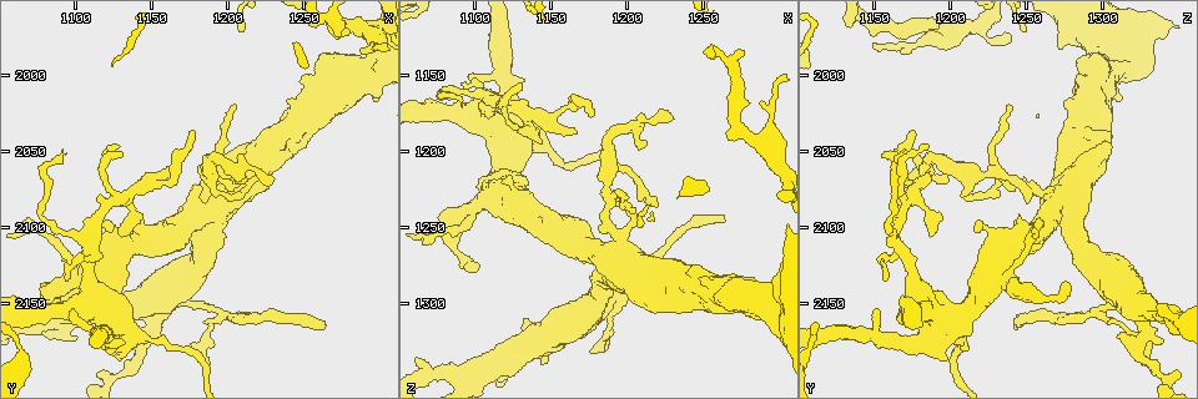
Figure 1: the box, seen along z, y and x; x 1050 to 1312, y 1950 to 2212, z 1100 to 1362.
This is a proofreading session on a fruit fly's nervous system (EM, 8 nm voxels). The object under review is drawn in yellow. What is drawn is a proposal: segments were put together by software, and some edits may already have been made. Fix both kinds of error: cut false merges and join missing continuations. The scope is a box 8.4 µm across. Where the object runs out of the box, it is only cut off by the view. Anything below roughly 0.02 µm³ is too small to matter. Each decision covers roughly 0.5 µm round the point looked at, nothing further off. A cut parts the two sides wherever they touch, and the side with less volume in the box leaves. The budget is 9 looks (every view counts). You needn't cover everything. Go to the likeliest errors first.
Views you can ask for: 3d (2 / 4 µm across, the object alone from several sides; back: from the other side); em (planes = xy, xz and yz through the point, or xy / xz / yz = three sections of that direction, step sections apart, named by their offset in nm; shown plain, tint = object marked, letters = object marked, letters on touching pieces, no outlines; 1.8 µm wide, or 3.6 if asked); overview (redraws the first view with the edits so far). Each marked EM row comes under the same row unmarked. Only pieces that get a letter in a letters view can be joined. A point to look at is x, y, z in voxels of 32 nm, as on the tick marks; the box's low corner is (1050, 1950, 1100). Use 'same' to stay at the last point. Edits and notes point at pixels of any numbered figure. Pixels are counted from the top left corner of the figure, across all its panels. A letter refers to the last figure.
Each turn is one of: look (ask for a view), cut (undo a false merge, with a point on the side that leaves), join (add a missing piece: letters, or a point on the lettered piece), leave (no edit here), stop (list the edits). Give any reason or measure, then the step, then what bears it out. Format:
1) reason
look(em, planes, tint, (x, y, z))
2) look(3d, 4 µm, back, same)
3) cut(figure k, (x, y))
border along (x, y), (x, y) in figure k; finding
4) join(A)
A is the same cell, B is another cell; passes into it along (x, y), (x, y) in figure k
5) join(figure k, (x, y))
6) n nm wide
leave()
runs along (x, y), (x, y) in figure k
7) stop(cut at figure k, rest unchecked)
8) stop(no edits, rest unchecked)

sudden change in width
look(3d, 4 µm, (1128, 2162, 1194))

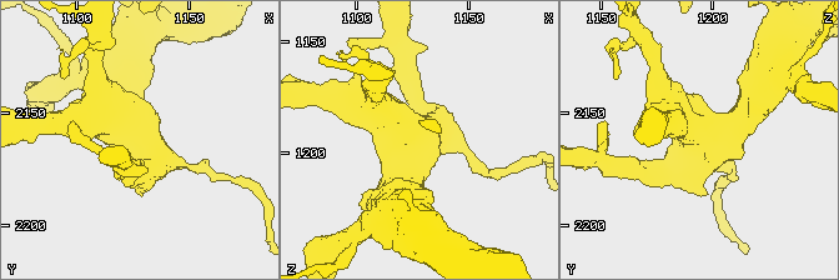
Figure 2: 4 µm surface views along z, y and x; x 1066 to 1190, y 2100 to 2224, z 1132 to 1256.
look(em, 3.6 µm, xy, step 16, tint, (1129, 2162, 1195))

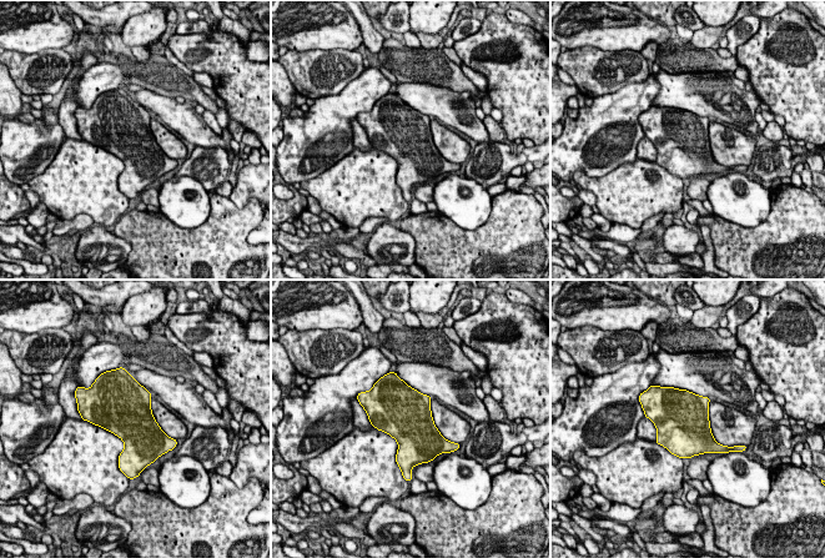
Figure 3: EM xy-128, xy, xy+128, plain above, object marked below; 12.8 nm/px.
look(em, 3.6 µm, planes, letters, same)

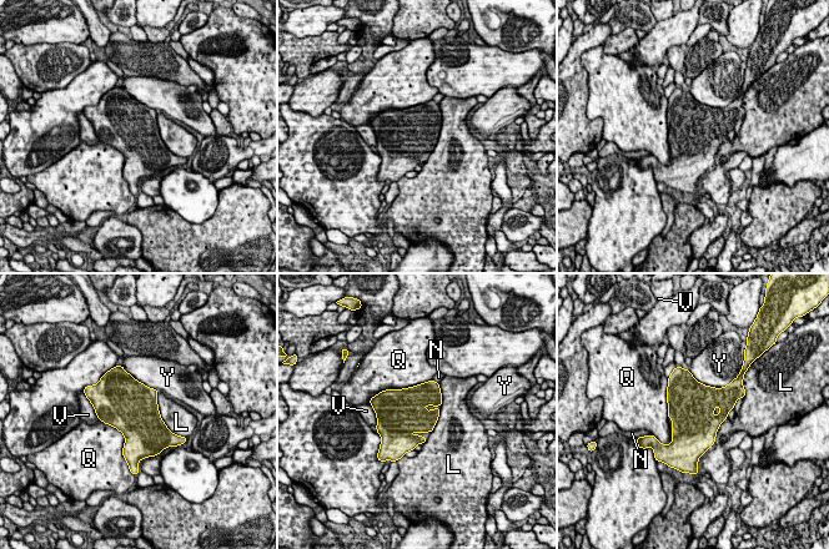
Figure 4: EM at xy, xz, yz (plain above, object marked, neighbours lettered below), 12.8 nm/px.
leave()
L, N, Q, V and Y are other cells; border along (157, 392), (159, 414), (175, 434) in figure 4; one neuron here

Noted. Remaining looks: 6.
four arms meet
look(em, xz, step 4, letters, (1130, 2080, 1172))

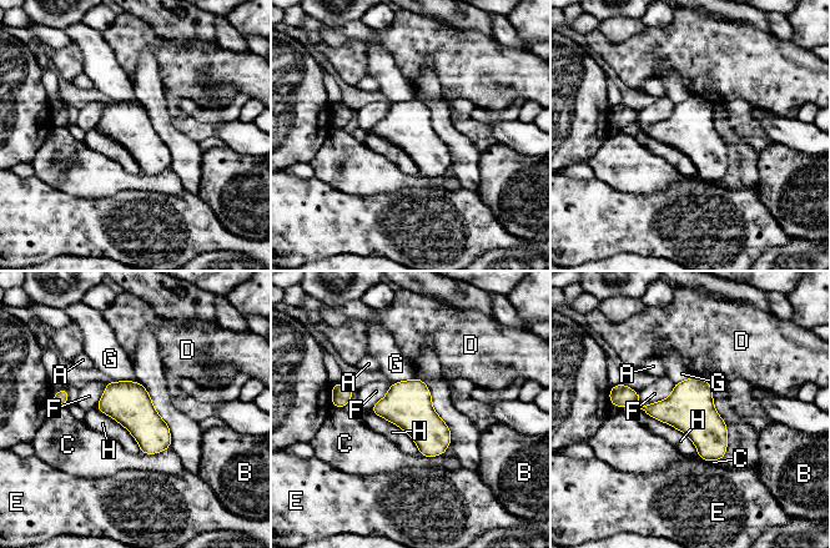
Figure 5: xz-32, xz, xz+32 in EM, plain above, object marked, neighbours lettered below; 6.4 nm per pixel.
280 nm wide
leave()
A, B, C, D, E, F, G and H are other cells; border along (649, 416), (680, 430), (698, 456) in figure 5; continuous, no second neuron

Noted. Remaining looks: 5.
arms part here
look(em, planes, letters, (1188, 2152, 1302))

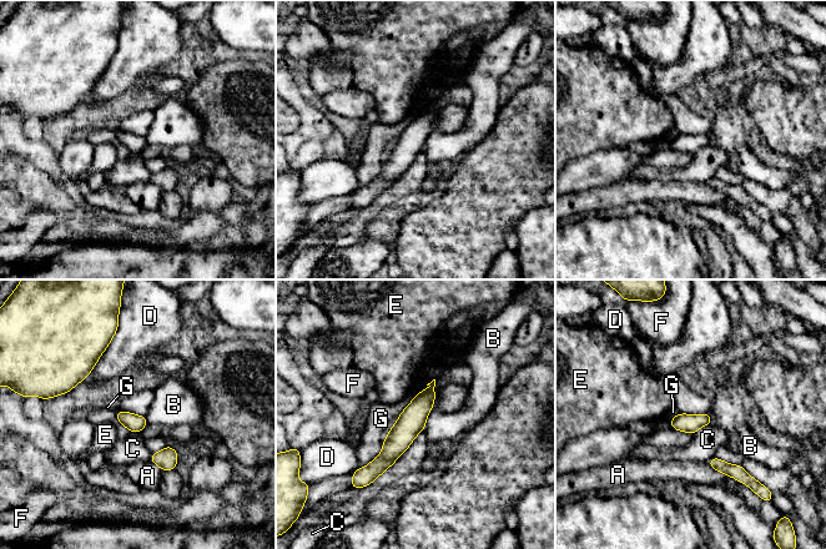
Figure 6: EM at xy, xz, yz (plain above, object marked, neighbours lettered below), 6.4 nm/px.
leave()
A, B, C, D, E, F and G are other cells; border along (710, 423), (701, 427), (693, 436) in figure 6; all the same neuron

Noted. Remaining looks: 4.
look(3d, 4 µm, (1178, 2038, 1174))

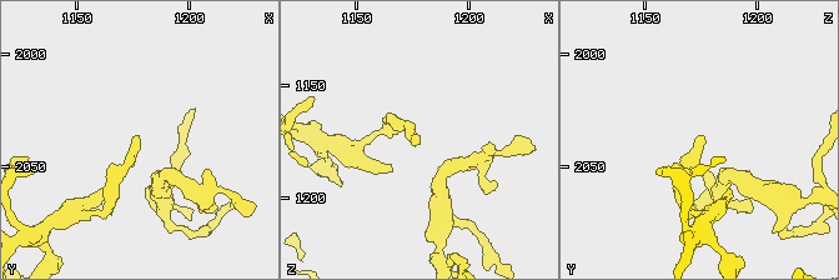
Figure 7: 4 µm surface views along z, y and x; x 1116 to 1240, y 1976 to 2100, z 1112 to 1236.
look(em, xy, step 16, tint, (1177, 2037, 1176))

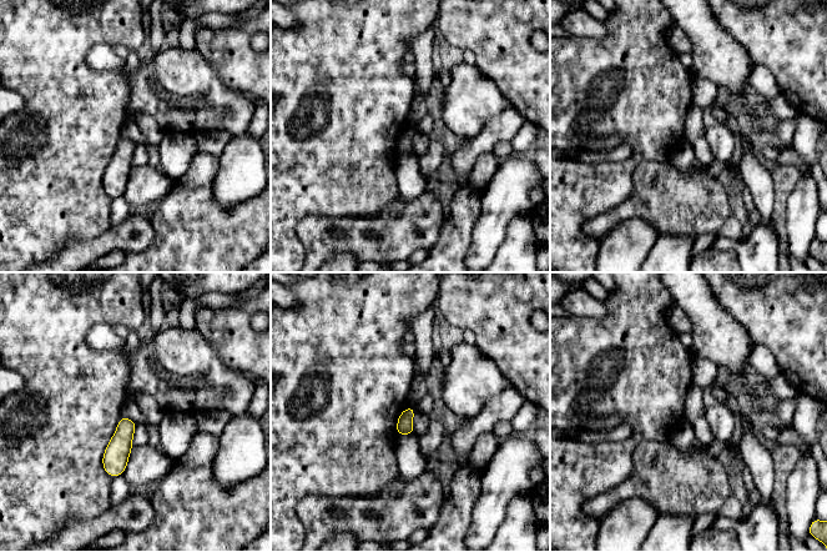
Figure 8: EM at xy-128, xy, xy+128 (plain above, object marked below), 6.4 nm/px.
another direction
look(em, planes, letters, same)

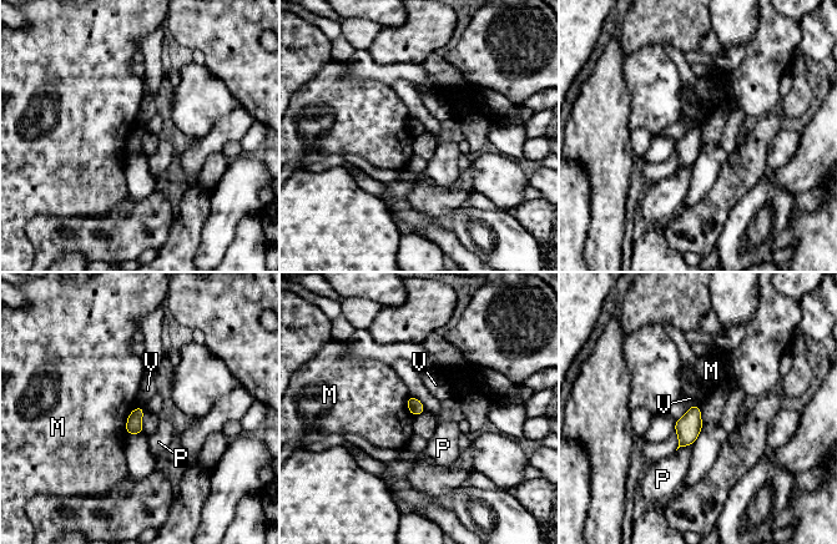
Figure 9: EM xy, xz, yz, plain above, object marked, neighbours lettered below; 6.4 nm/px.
M touches over 220 nm
leave()
M, P and V are other cells; no lettered piece goes on from it

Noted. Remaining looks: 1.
stop(no edits, rest unchecked)

